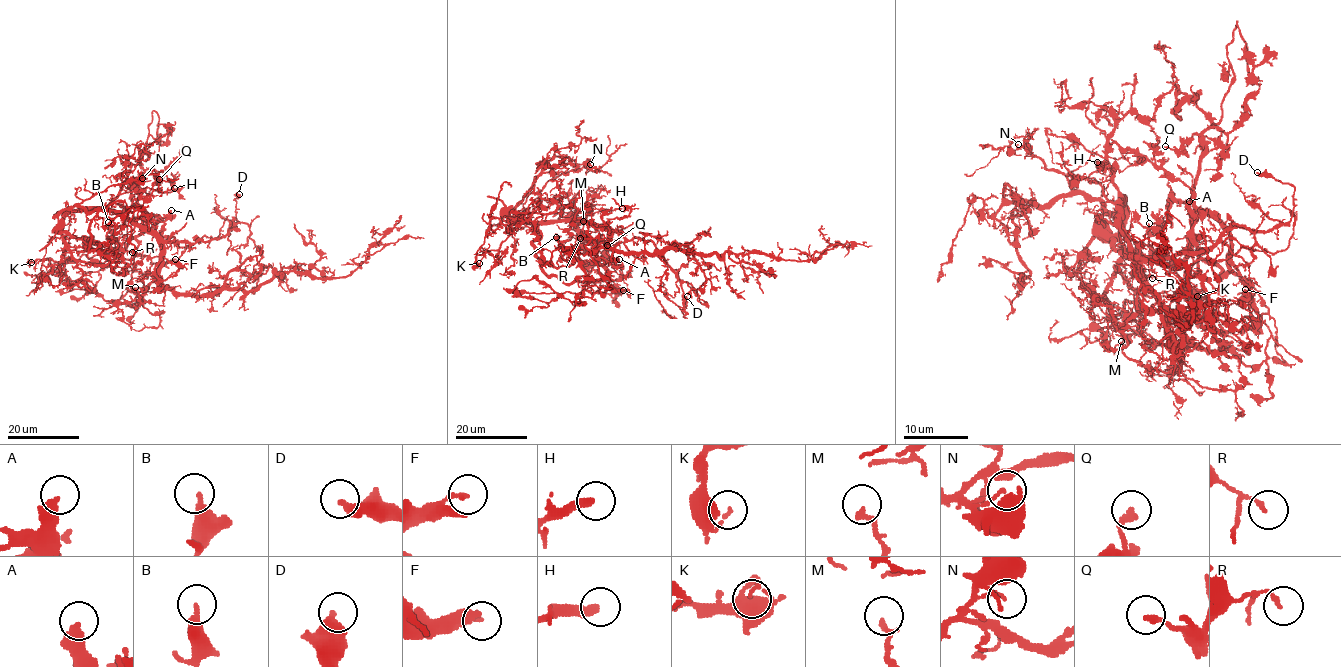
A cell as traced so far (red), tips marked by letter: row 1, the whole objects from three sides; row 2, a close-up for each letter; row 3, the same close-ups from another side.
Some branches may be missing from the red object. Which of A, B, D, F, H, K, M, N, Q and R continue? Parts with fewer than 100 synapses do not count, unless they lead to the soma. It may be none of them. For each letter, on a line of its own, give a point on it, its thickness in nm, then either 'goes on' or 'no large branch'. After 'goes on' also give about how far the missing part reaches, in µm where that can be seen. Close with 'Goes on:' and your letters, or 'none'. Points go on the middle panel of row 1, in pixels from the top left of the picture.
A: (619, 259) | 400 nm | no large branch
B: (556, 237) | 320 nm | no large branch
D: (687, 296) | 440 nm | no large branch
F: (623, 290) | 200 nm | no large branch
H: (622, 208) | 320 nm | no large branch
K: (479, 263) | 90 nm | no large branch
M: (583, 221) | 170 nm | no large branch
N: (590, 164) | 110 nm | no large branch
Q: (607, 245) | 220 nm | no large branch
R: (580, 238) | 140 nm | no large branch
Goes on: none

